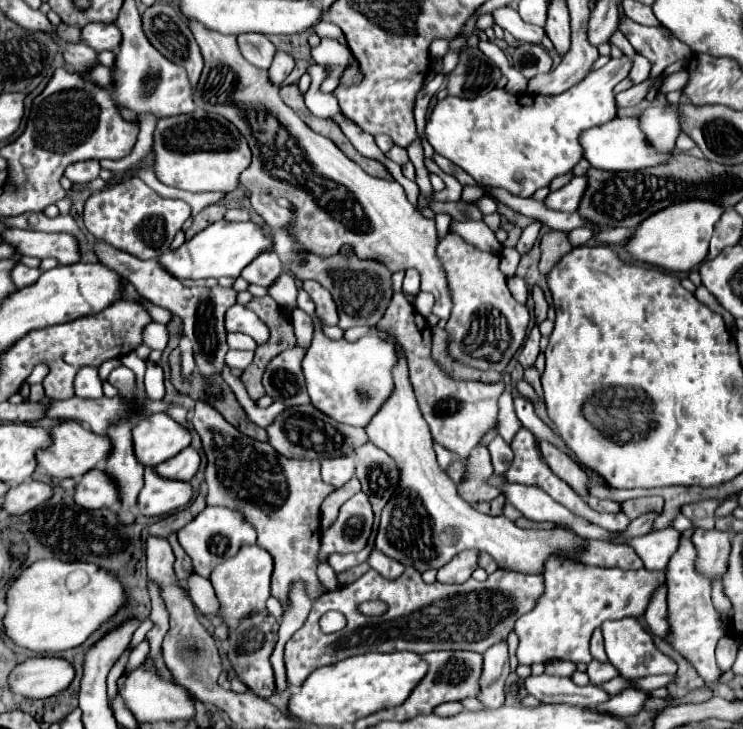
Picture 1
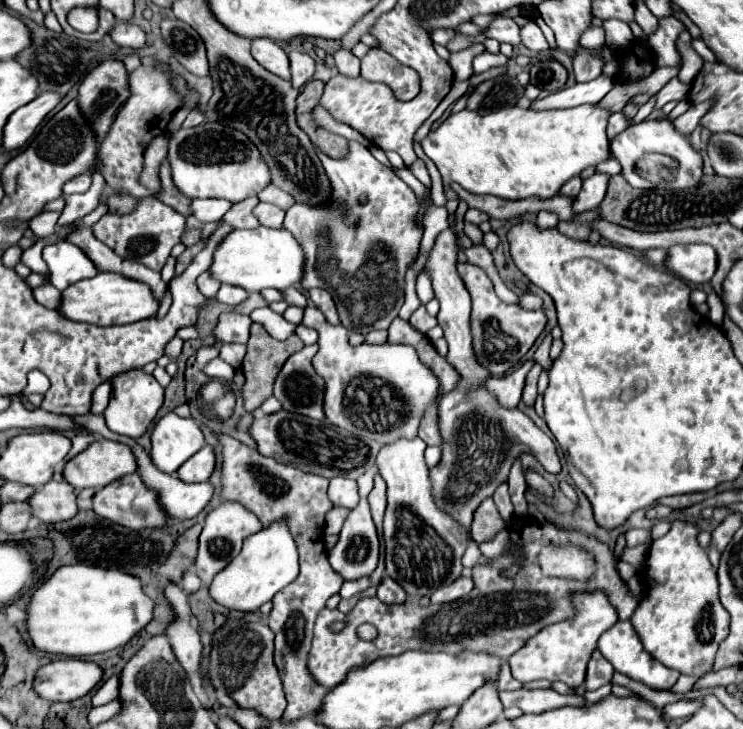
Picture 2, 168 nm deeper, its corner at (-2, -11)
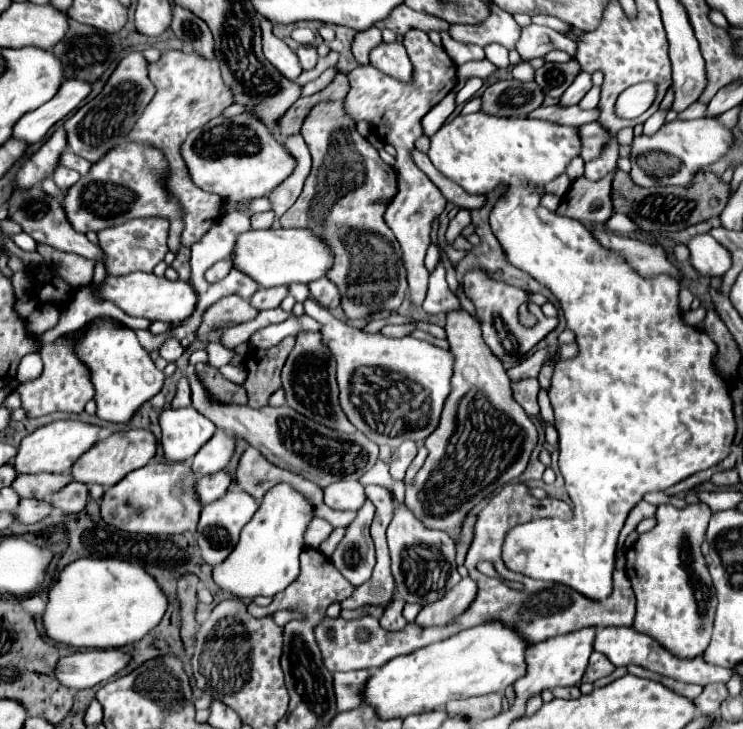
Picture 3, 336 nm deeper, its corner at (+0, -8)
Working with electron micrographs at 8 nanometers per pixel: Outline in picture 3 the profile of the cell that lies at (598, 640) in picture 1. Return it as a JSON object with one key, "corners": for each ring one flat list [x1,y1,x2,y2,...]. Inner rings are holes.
{"corners":[[595,651,595,653,591,655,591,659,589,659,589,665,587,665,587,671,585,671,585,675,583,675,583,681,595,683,597,679,611,675,613,671,615,671,613,663,609,663,603,653,597,653,597,651]]}

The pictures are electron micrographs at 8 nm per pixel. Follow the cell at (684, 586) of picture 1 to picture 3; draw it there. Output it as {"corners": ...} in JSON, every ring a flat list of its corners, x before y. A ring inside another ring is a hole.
{"corners":[[705,503,687,505,685,509,677,509,673,505,659,505,657,507,657,527,639,535,637,543,627,551,627,565,625,573,633,585,637,595,637,613,633,621,633,629,653,637,659,645,671,651,679,659,695,659,703,655,711,641,715,609,717,609,717,593,707,571,707,563,701,553,701,543,705,539,705,531,711,519,711,511]]}

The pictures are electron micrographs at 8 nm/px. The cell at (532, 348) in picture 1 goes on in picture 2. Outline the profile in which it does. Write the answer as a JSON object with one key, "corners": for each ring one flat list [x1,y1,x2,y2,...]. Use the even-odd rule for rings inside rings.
{"corners":[[535,364,531,368,531,372,527,374,527,380,525,380,525,388,523,388,523,404,525,406,533,406,535,404,535,398,537,398,537,378,541,374,541,366]]}

